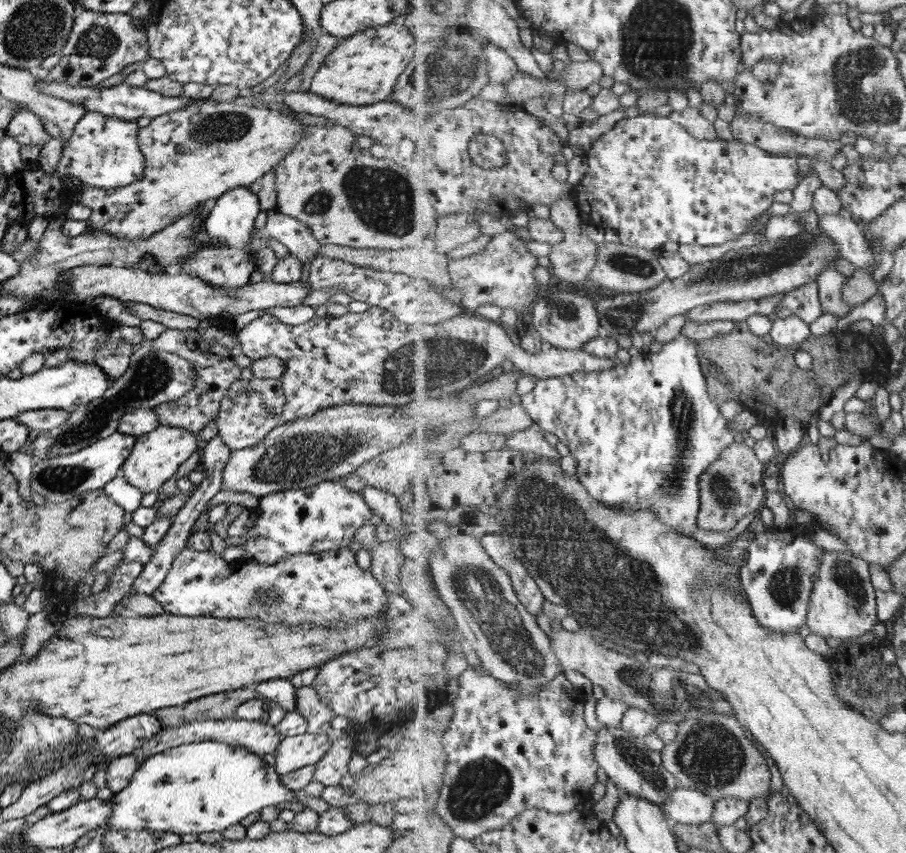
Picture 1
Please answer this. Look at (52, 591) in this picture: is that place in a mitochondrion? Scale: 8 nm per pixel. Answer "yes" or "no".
no

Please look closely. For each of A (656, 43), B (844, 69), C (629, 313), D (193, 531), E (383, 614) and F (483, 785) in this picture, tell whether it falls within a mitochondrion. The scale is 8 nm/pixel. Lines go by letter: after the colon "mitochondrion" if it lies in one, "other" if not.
A: mitochondrion
B: mitochondrion
C: mitochondrion
D: other
E: other
F: mitochondrion

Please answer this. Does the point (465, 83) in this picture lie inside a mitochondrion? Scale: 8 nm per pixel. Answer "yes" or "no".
yes

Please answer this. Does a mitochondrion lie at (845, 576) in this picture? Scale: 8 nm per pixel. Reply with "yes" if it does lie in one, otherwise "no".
yes

